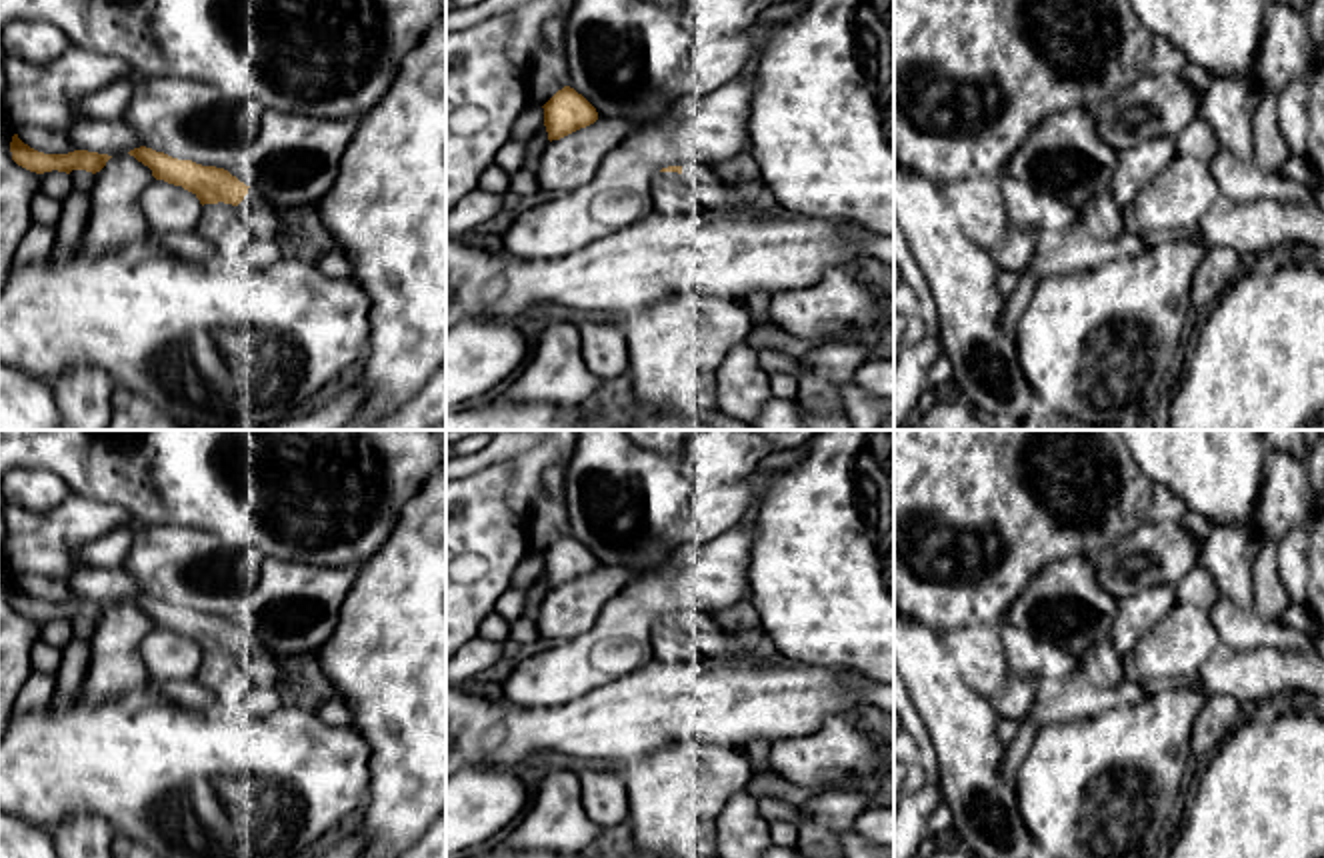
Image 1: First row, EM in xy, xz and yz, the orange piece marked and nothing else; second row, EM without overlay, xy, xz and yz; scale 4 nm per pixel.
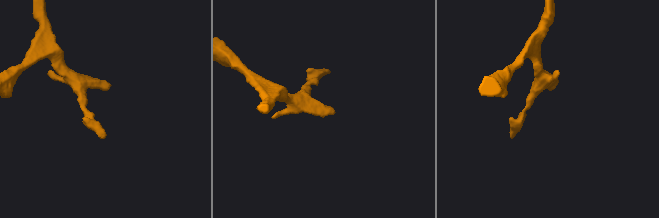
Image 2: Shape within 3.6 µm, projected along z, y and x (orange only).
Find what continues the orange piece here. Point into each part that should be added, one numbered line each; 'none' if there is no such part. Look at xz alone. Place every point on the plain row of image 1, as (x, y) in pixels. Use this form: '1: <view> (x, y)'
1: xz (708, 638)

